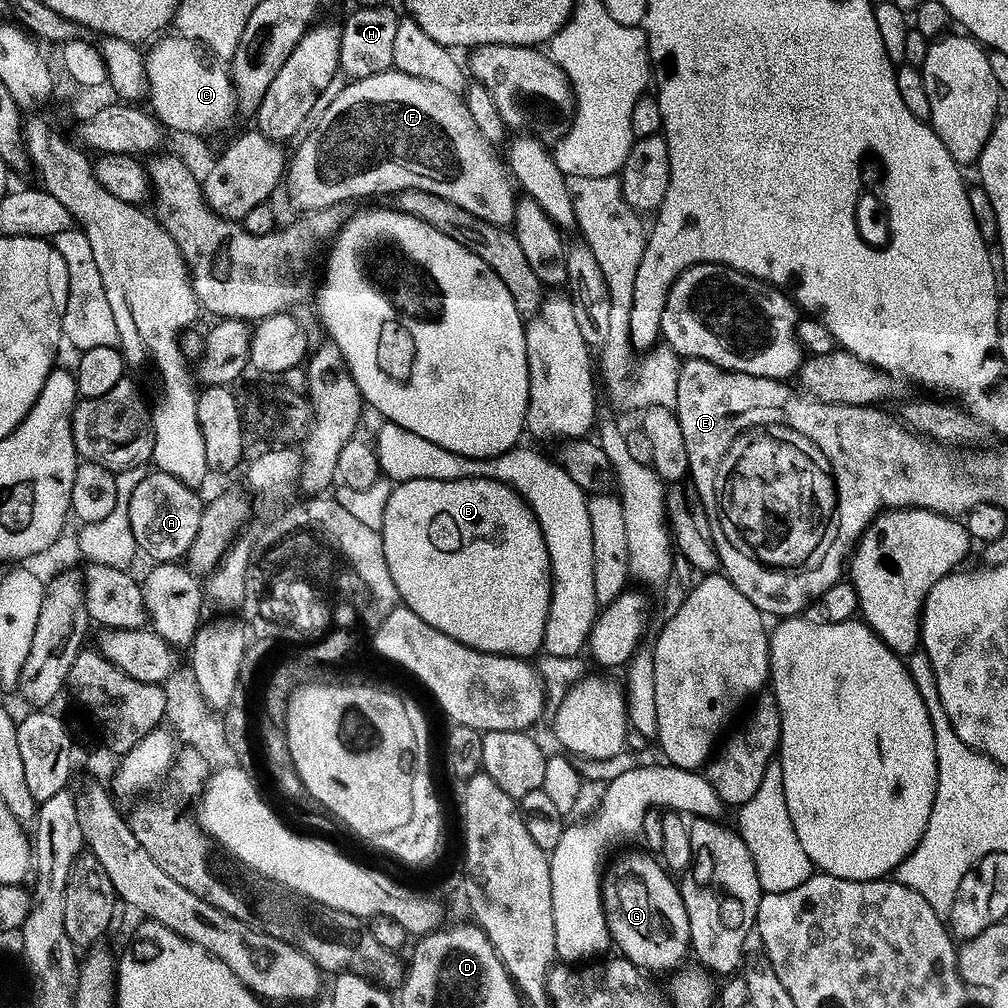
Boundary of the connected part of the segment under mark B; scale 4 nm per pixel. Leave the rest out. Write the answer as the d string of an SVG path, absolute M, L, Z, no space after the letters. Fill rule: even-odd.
M418 478L399 481L392 489L389 501L386 502L385 516L382 518L379 534L382 538L382 550L386 554L386 566L390 570L390 578L394 578L399 603L408 607L414 614L418 614L423 622L441 631L442 634L454 638L458 643L466 645L467 648L473 648L479 652L492 652L496 656L532 658L532 655L535 657L543 649L546 618L552 597L550 554L546 550L544 535L531 506L510 485L503 484L501 480L486 478L462 478L461 480Z

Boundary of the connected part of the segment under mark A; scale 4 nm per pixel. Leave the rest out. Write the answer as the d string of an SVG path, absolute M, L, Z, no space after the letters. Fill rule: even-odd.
M159 470L149 471L134 486L130 497L130 529L133 530L136 547L149 556L152 562L176 562L187 557L190 546L198 534L202 522L205 501L195 487L182 483L178 478Z

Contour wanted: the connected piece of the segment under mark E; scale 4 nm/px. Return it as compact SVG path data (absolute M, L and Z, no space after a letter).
M685 359L680 365L680 373L678 374L678 398L676 399L675 414L678 422L682 426L682 436L686 438L686 450L688 451L688 471L690 480L696 483L696 492L706 499L712 500L712 504L716 507L716 516L714 512L714 524L724 535L724 540L732 548L719 549L719 565L722 567L723 575L727 576L730 582L734 582L734 586L738 586L738 590L742 590L742 594L746 594L746 598L750 598L750 602L754 602L754 606L758 606L758 610L767 614L769 617L787 618L803 613L808 603L816 600L826 590L830 590L830 586L841 583L843 574L846 572L846 565L849 563L850 557L855 549L856 543L860 541L860 535L868 529L868 525L885 510L894 508L925 508L931 512L935 512L938 508L944 508L944 500L948 500L948 496L944 496L944 492L948 492L948 460L952 460L955 451L949 450L947 447L941 446L915 432L911 428L905 426L899 419L896 420L892 416L887 416L880 406L865 406L862 404L826 404L823 400L816 399L811 394L805 394L803 391L795 392L791 388L791 383L783 380L771 380L770 378L762 378L761 376L747 376L744 372L728 372L724 368L720 368L716 364L711 364L705 360Z

